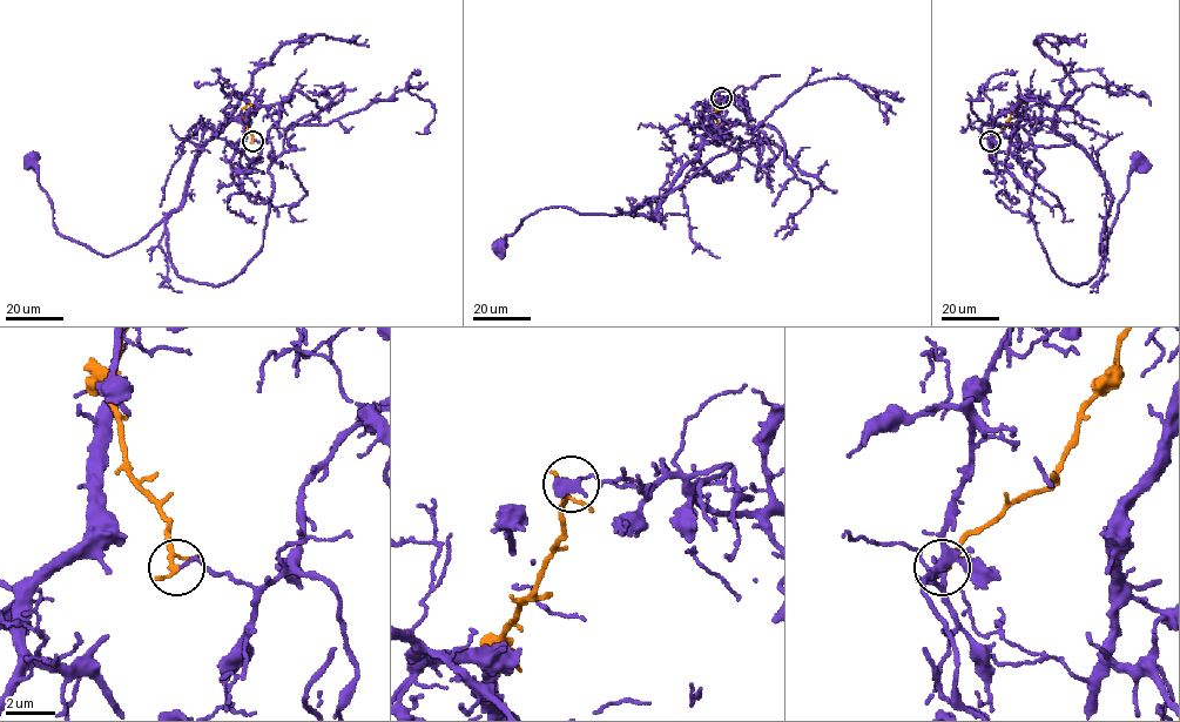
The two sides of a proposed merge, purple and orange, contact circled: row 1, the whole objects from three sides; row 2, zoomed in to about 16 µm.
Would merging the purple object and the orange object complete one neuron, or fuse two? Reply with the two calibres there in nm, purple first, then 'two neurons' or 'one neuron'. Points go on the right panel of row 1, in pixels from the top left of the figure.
calibres 100 and 190 nm; two neurons

